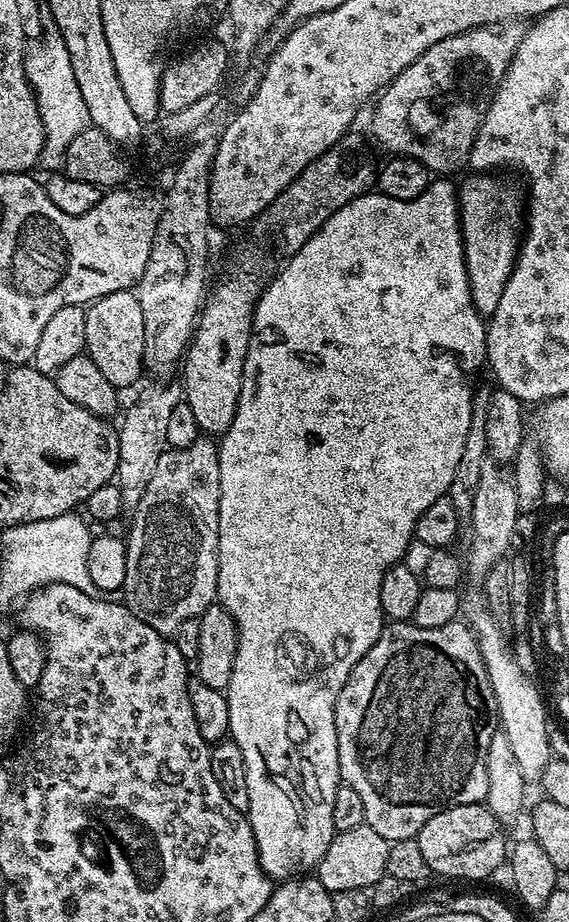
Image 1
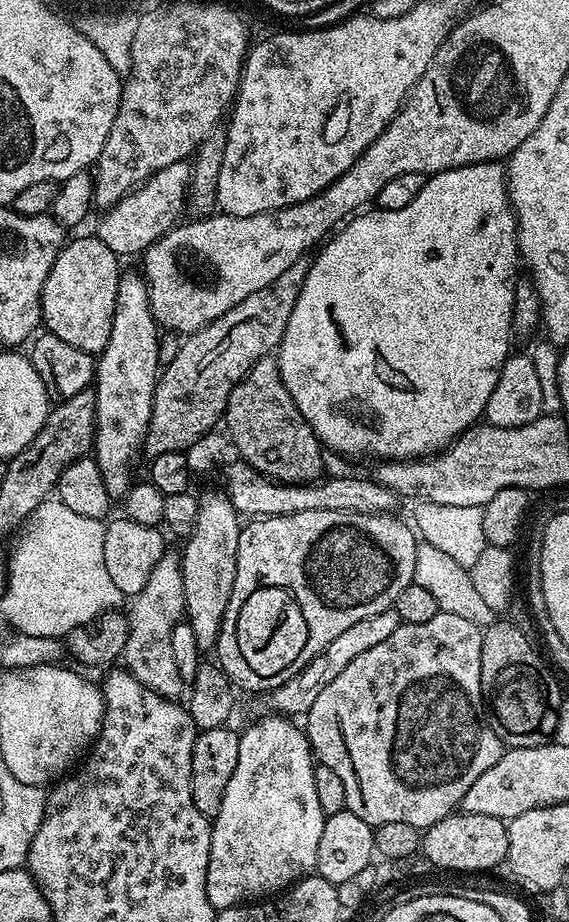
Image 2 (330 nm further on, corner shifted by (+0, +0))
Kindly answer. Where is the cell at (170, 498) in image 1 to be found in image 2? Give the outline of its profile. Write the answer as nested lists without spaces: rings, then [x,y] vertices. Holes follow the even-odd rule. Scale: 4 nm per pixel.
[[[172,550],[165,551],[164,557],[150,574],[150,582],[146,582],[146,586],[142,586],[142,590],[138,590],[138,594],[131,597],[129,604],[132,605],[126,608],[128,637],[122,657],[123,667],[134,678],[138,678],[142,686],[154,690],[160,696],[179,697],[179,692],[185,691],[186,683],[174,660],[171,634],[174,626],[185,619],[180,556],[172,553]]]

